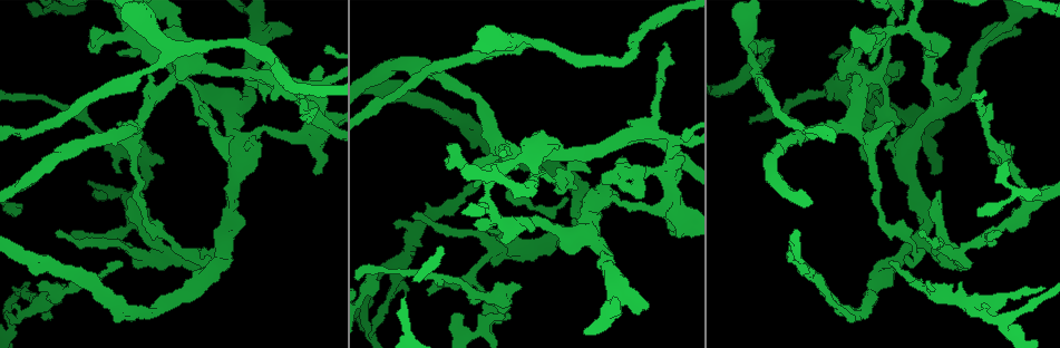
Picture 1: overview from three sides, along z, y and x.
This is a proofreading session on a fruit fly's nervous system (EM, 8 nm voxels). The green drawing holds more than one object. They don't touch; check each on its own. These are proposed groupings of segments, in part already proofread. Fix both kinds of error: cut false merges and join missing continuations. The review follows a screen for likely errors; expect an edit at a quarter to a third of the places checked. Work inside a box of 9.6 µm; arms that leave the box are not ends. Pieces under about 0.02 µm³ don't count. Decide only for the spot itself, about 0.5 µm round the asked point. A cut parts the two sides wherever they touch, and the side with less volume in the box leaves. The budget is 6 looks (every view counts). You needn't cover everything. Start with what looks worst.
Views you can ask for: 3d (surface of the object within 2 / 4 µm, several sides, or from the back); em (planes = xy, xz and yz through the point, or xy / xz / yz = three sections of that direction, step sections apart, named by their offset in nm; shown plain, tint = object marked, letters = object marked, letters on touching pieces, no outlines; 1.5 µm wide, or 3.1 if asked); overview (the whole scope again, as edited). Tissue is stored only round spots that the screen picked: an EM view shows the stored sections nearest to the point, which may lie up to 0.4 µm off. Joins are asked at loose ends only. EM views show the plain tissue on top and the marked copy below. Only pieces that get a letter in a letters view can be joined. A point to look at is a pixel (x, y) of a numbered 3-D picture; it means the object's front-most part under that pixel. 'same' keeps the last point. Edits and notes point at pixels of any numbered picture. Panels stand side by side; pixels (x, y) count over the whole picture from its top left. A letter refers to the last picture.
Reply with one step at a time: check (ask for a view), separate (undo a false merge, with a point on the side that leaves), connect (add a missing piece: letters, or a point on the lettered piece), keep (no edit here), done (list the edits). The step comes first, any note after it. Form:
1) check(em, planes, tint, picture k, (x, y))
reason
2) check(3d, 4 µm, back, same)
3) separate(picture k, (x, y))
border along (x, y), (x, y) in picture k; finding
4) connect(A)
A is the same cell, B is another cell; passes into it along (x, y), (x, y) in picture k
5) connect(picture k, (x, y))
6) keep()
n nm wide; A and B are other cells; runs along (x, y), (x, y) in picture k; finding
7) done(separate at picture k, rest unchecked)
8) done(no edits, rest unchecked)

check(3d, 4 µm, picture 1, (167, 44))
abrupt turn

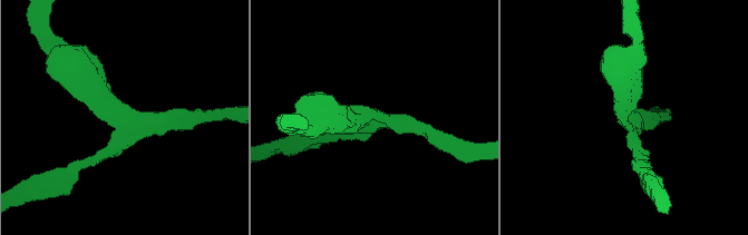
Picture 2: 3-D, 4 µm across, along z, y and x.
check(em, planes, letters, picture 2, (620, 118))
3 arms; arms of 170, 200, 460 nm; need the tissue

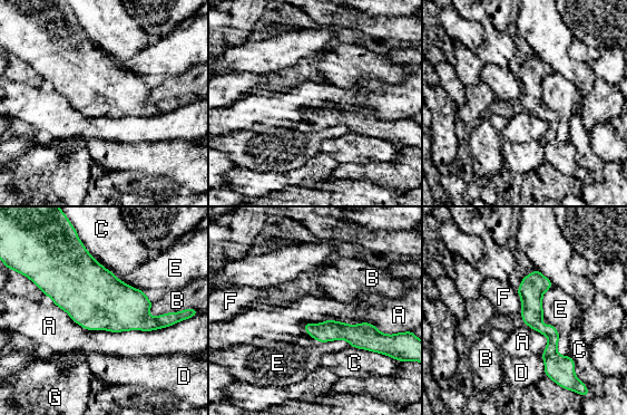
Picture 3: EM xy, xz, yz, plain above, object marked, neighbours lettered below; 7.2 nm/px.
keep()
A, B, C, D, E, F and G are other cells; one neuron here

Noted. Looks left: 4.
check(em, planes, tint, picture 1, (917, 233))
an open end

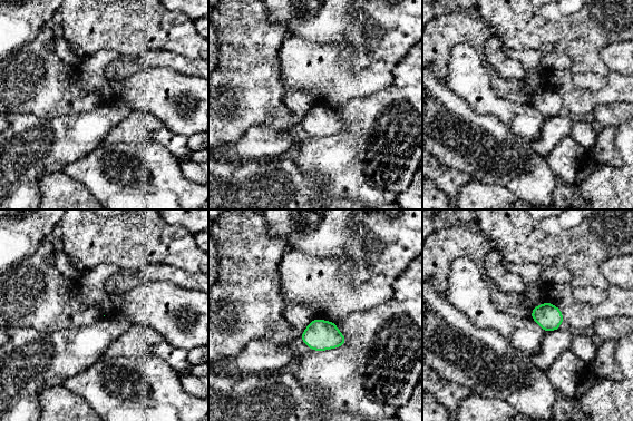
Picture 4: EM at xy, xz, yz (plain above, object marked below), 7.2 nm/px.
check(em, planes, letters, same)

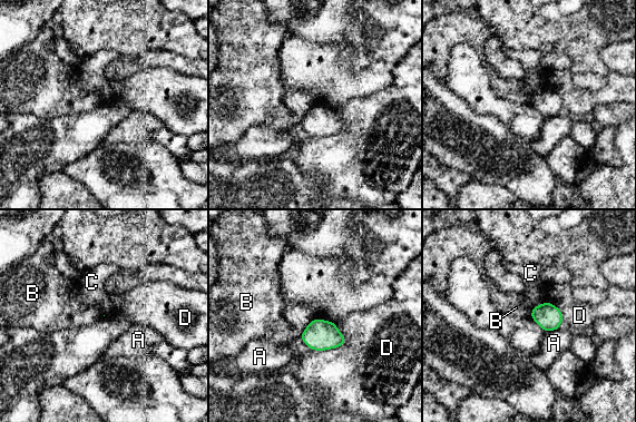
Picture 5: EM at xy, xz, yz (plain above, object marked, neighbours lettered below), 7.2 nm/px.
keep()
D touches over 260 nm; A, B, C and D are other cells; border along (313, 320), (300, 336) in picture 5; no lettered piece goes on from it

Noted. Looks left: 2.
check(em, 3.1 µm, xy, step 8, letters, picture 1, (237, 146))
small branch off a trunk

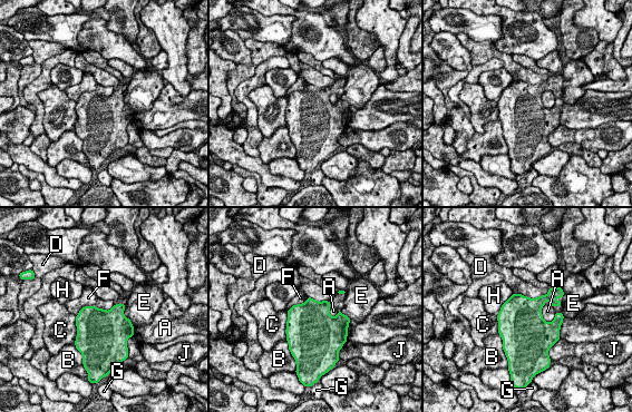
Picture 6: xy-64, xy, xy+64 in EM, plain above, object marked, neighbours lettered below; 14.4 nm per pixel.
keep()
A, B, C, D, E, F, G, H and J are other cells; border along (498, 332), (506, 356) in picture 6; all the same neuron

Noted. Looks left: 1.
done(no edits, rest unchecked)

